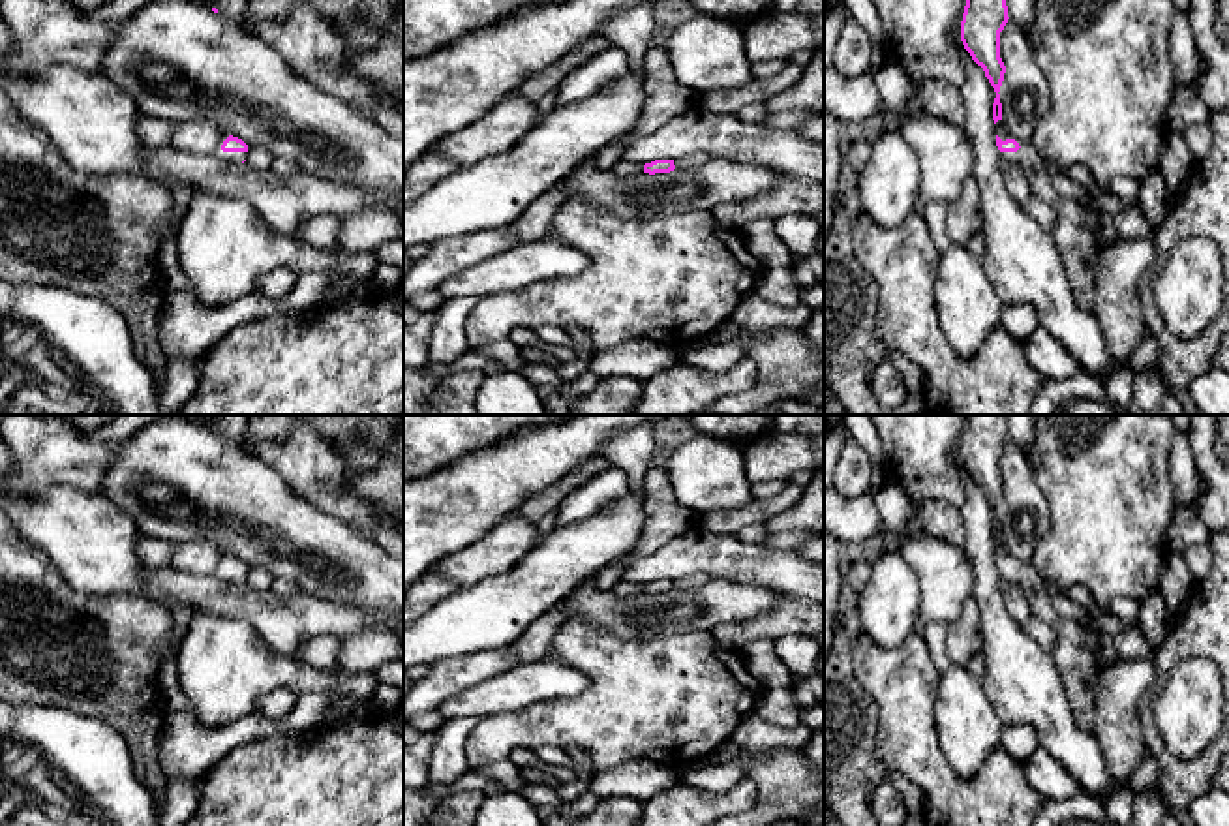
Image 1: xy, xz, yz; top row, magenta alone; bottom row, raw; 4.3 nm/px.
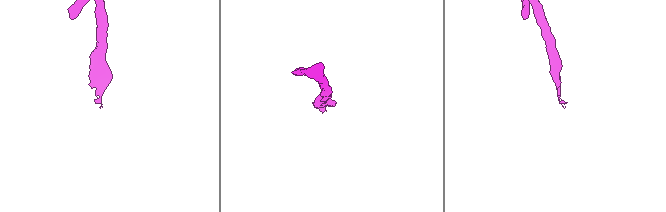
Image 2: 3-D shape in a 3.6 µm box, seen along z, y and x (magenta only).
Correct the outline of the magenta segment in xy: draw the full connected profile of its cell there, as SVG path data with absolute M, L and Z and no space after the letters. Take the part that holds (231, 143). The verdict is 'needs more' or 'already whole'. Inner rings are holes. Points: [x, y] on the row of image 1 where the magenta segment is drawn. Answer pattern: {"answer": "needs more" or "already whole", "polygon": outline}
{"answer": "needs more", "polygon": "M203 118L176 124L171 148L199 156L214 156L231 163L240 163L248 156L248 145L242 139L221 131L214 122Z"}

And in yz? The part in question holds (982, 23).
{"answer": "needs more", "polygon": "M966 0L961 21L961 41L972 60L983 68L985 77L996 92L993 120L996 146L1002 160L1017 163L1028 176L1032 195L1049 203L1055 210L1051 235L1062 257L1075 304L1081 310L1094 308L1094 270L1100 242L1094 235L1094 212L1081 201L1064 197L1053 184L1043 158L1032 141L1015 139L1002 120L1000 86L1006 66L1000 58L1000 32L1008 23L1006 0Z"}

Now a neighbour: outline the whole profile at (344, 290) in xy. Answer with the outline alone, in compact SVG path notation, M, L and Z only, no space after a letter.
M341 280L325 297L321 304L343 302L347 298L360 298L375 293L370 280Z

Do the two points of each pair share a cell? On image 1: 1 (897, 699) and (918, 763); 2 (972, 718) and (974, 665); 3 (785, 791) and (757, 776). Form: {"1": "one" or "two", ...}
{"1": "one", "2": "two", "3": "one"}

